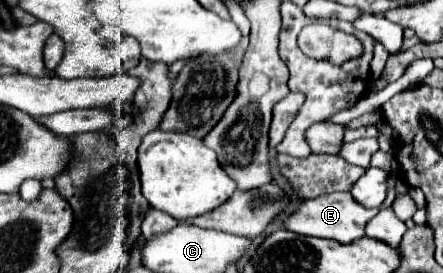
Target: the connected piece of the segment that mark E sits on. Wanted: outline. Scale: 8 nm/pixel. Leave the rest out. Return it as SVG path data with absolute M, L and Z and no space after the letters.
M326 193L318 195L314 199L306 199L300 203L300 211L294 211L284 219L284 229L298 233L298 235L310 235L310 237L322 237L322 239L334 239L340 243L350 243L354 239L364 237L364 225L378 213L378 209L366 209L358 203L354 203L350 193Z

